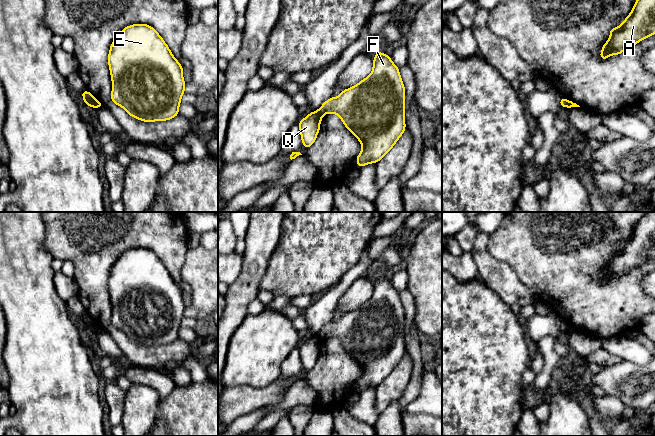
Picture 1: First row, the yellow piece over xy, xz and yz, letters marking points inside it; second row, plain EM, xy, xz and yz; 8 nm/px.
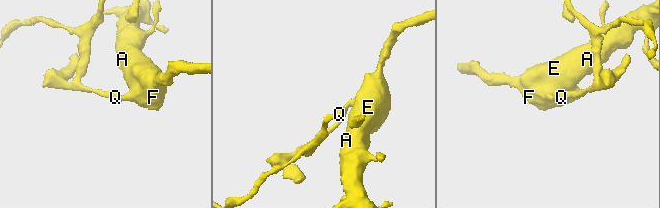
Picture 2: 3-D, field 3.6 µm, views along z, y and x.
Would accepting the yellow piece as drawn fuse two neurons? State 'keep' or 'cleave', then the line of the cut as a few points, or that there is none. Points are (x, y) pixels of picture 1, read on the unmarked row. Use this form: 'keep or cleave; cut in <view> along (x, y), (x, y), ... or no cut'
cleave; cut in xz along (316, 335), (322, 339)

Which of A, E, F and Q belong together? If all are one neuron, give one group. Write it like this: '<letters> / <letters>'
A E F / Q

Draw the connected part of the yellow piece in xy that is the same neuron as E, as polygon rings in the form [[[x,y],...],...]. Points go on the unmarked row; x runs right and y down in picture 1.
[[[147,248],[125,251],[113,264],[108,279],[112,303],[111,325],[141,345],[165,345],[179,338],[185,316],[183,291],[158,256]]]

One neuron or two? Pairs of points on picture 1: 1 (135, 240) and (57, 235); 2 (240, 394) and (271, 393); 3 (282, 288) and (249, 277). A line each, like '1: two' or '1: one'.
1: one
2: one
3: two

